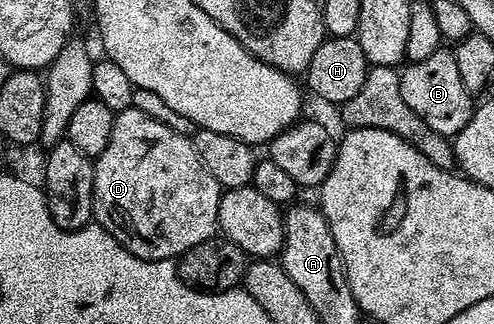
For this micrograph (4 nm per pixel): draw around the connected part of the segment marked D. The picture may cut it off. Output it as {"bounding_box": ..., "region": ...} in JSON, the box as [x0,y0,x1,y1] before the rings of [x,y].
{"bounding_box":[93,106,224,260],"region":[[[132,106],[115,114],[114,124],[112,125],[112,137],[108,139],[108,145],[104,149],[104,153],[97,155],[93,160],[93,164],[93,222],[103,227],[108,233],[112,233],[112,237],[116,237],[116,241],[120,246],[124,249],[128,249],[136,257],[140,257],[141,259],[177,260],[188,249],[192,249],[192,245],[200,245],[200,241],[208,241],[219,234],[218,214],[220,213],[220,201],[222,200],[224,189],[218,184],[216,177],[212,177],[212,173],[208,173],[208,169],[204,169],[204,161],[200,161],[200,153],[196,153],[194,140],[191,136],[176,133],[176,129],[168,129],[168,125],[160,125],[160,121],[152,121],[152,117],[148,117],[148,113],[140,113],[140,109],[136,109]]]}

